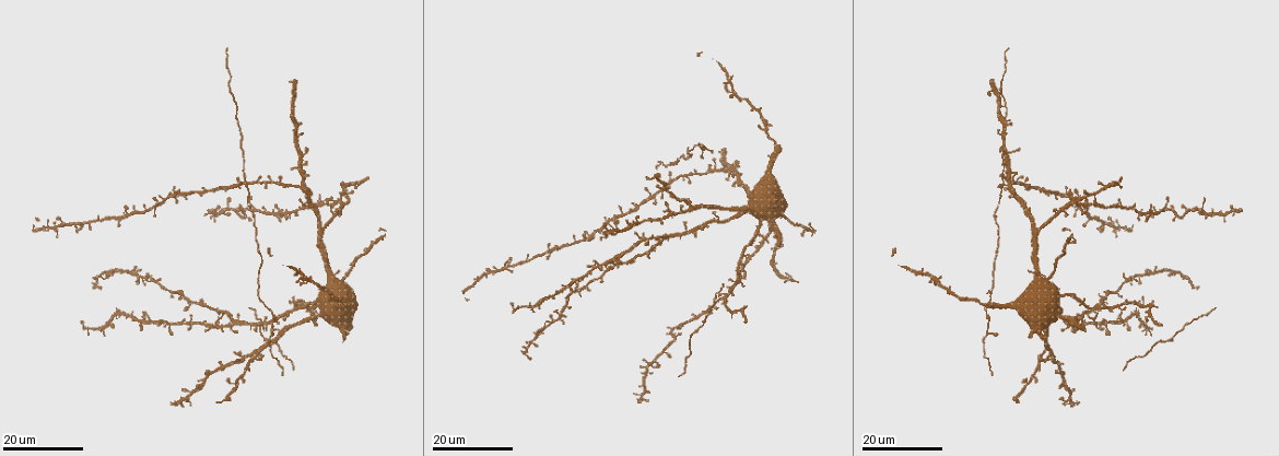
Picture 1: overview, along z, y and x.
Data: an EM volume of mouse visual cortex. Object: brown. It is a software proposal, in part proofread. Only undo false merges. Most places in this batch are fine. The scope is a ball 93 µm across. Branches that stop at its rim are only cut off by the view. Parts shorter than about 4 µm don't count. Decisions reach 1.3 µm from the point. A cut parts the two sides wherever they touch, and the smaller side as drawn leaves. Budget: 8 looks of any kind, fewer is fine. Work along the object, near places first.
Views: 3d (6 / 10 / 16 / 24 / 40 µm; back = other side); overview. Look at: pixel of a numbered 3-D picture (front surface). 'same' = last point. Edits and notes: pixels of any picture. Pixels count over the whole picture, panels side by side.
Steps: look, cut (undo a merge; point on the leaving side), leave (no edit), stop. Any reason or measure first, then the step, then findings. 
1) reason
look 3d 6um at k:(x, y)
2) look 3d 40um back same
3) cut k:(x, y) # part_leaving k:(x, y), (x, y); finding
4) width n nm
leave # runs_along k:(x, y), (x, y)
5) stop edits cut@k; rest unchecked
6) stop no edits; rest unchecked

a fork
look 3d 24um at 1:(725, 305)

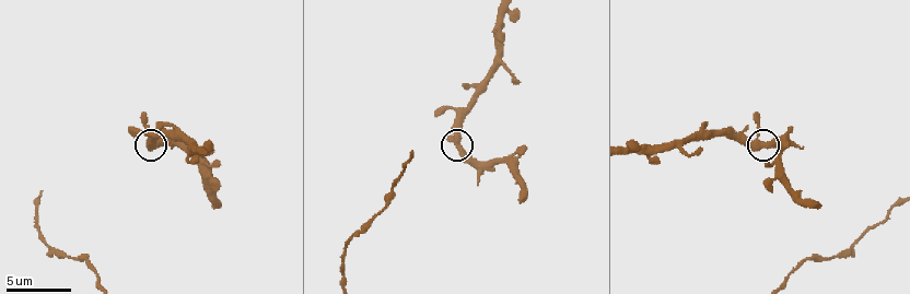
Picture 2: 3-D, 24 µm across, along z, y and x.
look 3d 6um at 2:(458, 143)

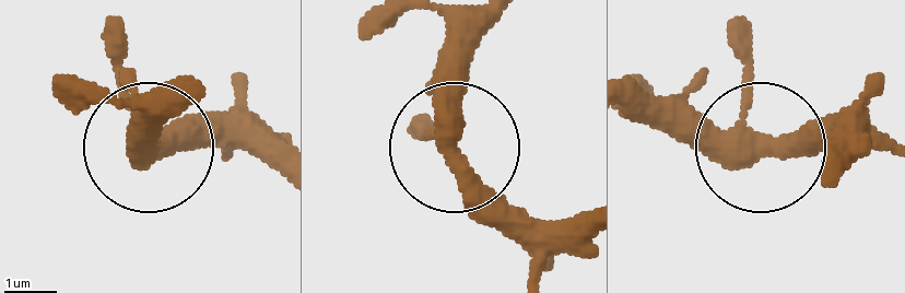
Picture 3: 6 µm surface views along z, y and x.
leave # runs_along 3:(498, 16), (472, 55), (456, 133), (555, 247); continuous, no second cell

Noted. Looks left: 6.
branch point
look 3d 16um at 1:(259, 351)

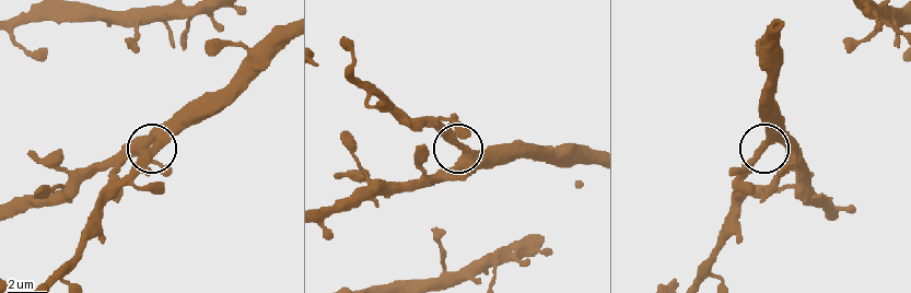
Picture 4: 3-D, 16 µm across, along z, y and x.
zoom in
look 3d 6um at 4:(464, 159)

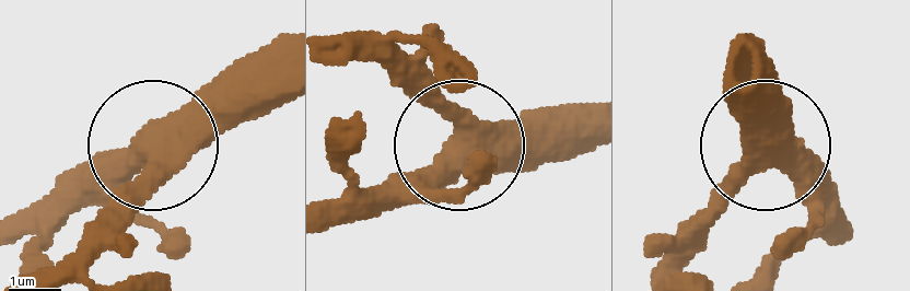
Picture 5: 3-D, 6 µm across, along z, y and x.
width 490 nm
leave # continuous, no second cell

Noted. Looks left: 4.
side arm on a straight run
look 3d 24um at 1:(233, 322)

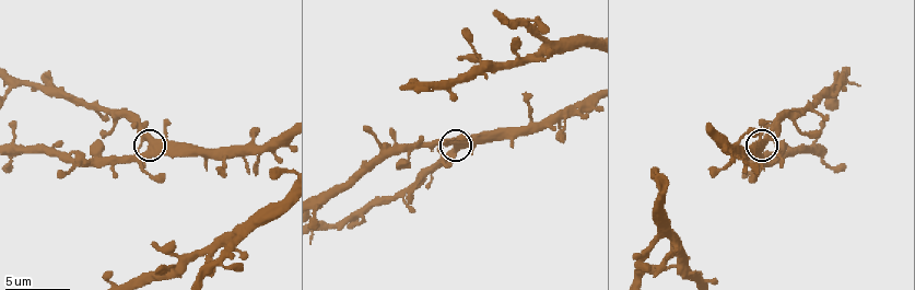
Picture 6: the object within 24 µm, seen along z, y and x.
look 3d 6um at 6:(146, 152)

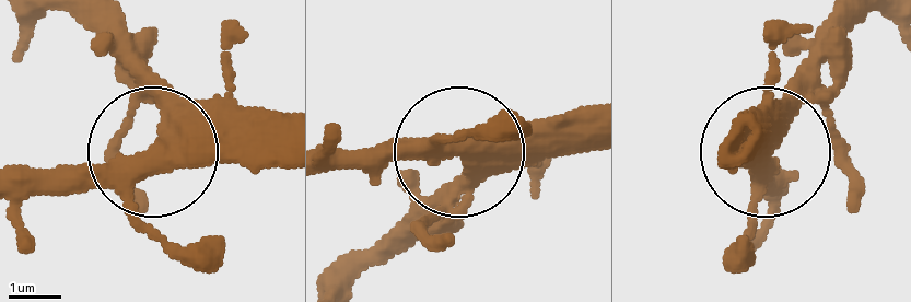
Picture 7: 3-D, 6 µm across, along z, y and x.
side_arm 50 um
leave # runs_along 7:(284, 136), (206, 136), (23, 175); one cell here

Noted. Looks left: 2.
looks like a crossing
look 3d 16um at 1:(1068, 202)

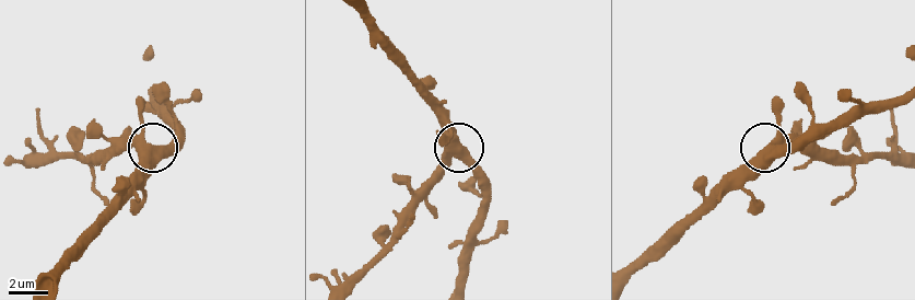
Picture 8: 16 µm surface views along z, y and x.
look 3d 10um at 8:(773, 148)

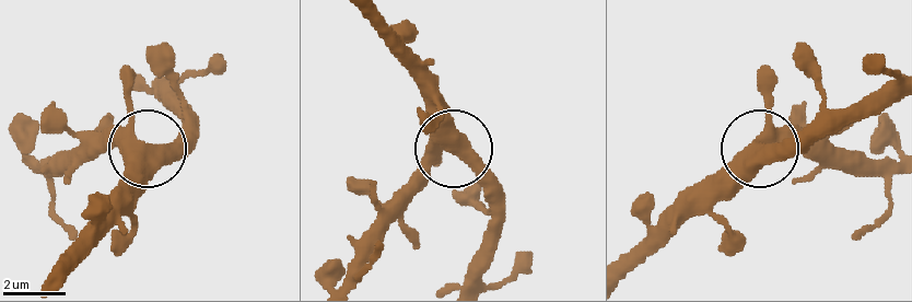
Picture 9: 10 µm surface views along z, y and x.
side_arm 20 um
leave # runs_along 9:(630, 271), (756, 154), (816, 134); continuous, no second cell

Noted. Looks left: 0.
stop no edits; rest unchecked

